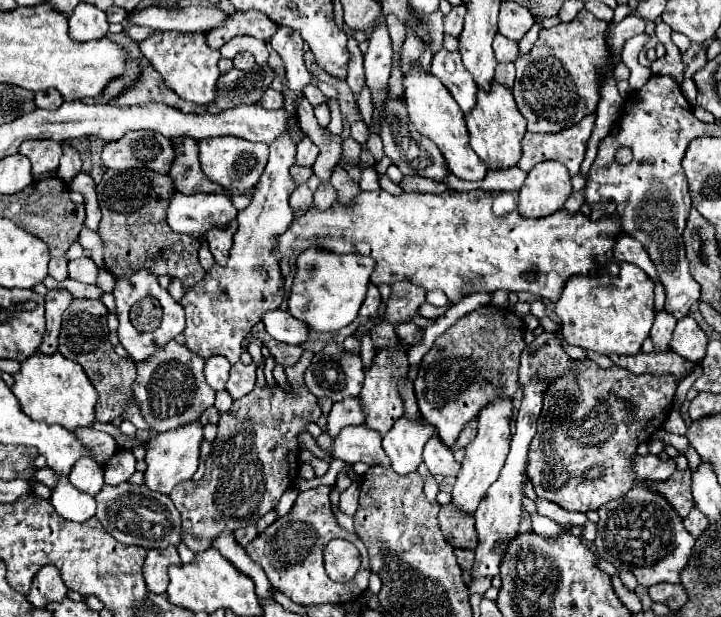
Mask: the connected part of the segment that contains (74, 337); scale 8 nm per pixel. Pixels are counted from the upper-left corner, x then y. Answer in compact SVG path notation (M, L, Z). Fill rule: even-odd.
M74 299L62 317L62 331L58 337L58 351L84 367L88 379L98 391L98 403L94 407L96 421L112 423L116 417L122 417L122 411L132 403L132 383L136 377L136 365L130 359L116 355L114 347L108 341L108 309L100 299Z

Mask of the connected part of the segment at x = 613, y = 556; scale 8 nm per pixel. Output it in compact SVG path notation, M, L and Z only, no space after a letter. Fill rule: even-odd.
M634 455L632 459L638 483L620 499L608 501L598 509L598 531L596 531L596 553L600 559L612 563L618 571L630 571L638 583L652 587L658 583L678 583L680 571L688 563L694 547L694 537L686 531L682 517L658 491L650 489L652 483L666 481L676 471L676 461L662 461L656 455Z

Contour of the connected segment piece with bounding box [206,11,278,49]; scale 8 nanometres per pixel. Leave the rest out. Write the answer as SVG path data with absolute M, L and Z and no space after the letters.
M236 11L218 29L212 29L206 33L206 43L212 49L218 49L222 43L230 41L236 35L252 35L256 39L268 41L276 31L278 31L278 25L274 25L264 13Z

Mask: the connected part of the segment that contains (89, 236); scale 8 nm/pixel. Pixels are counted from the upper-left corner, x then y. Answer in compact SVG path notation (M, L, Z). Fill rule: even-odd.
M84 227L84 231L80 233L78 241L80 241L80 245L82 245L86 251L90 251L90 253L92 253L92 261L102 269L102 267L104 267L104 265L102 265L104 245L102 245L100 235L98 235L96 231L90 231L90 229L86 229L86 227Z

